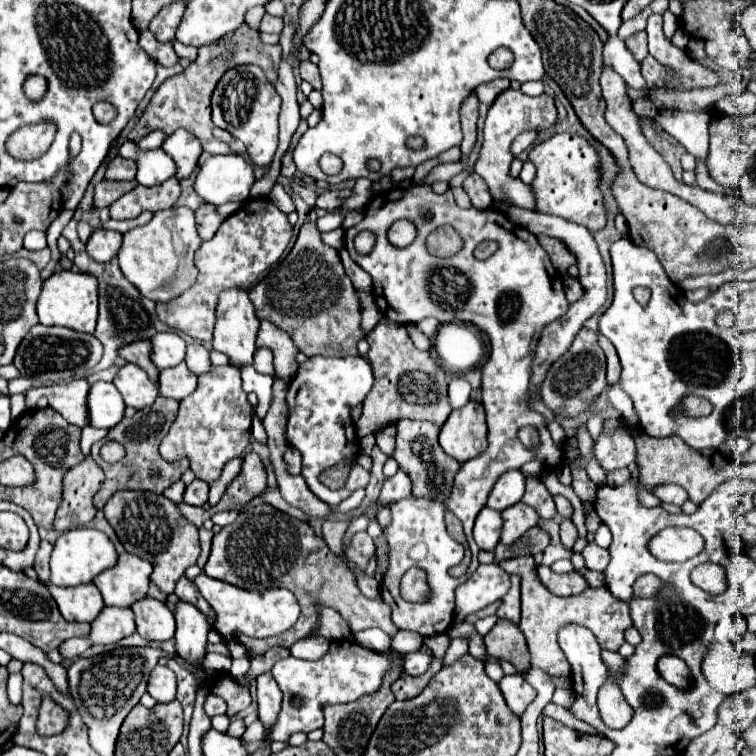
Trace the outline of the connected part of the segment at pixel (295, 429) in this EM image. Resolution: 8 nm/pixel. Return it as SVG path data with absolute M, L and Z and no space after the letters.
M313 357L303 363L297 375L289 383L287 405L289 405L289 421L287 421L287 441L295 449L301 451L301 475L307 481L309 489L327 505L335 507L343 499L347 499L359 487L367 487L369 471L365 473L349 473L349 479L343 489L331 490L319 481L319 475L341 461L355 463L359 453L359 439L355 435L353 421L349 411L359 405L373 387L371 365L365 357Z

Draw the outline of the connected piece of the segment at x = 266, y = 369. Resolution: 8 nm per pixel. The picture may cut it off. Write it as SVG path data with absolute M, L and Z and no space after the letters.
M259 349L259 351L255 353L253 367L255 367L259 373L271 375L274 379L277 378L273 363L273 353L269 349Z

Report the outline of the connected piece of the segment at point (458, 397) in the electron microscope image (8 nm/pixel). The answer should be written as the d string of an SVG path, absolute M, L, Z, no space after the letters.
M453 377L449 381L449 403L453 409L459 409L465 403L469 403L469 395L471 395L471 385L465 379Z

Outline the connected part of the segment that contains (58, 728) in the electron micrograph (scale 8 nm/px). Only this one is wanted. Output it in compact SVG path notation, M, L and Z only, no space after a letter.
M53 703L41 705L41 719L39 719L39 733L63 733L69 721L69 715L63 709L57 709Z

